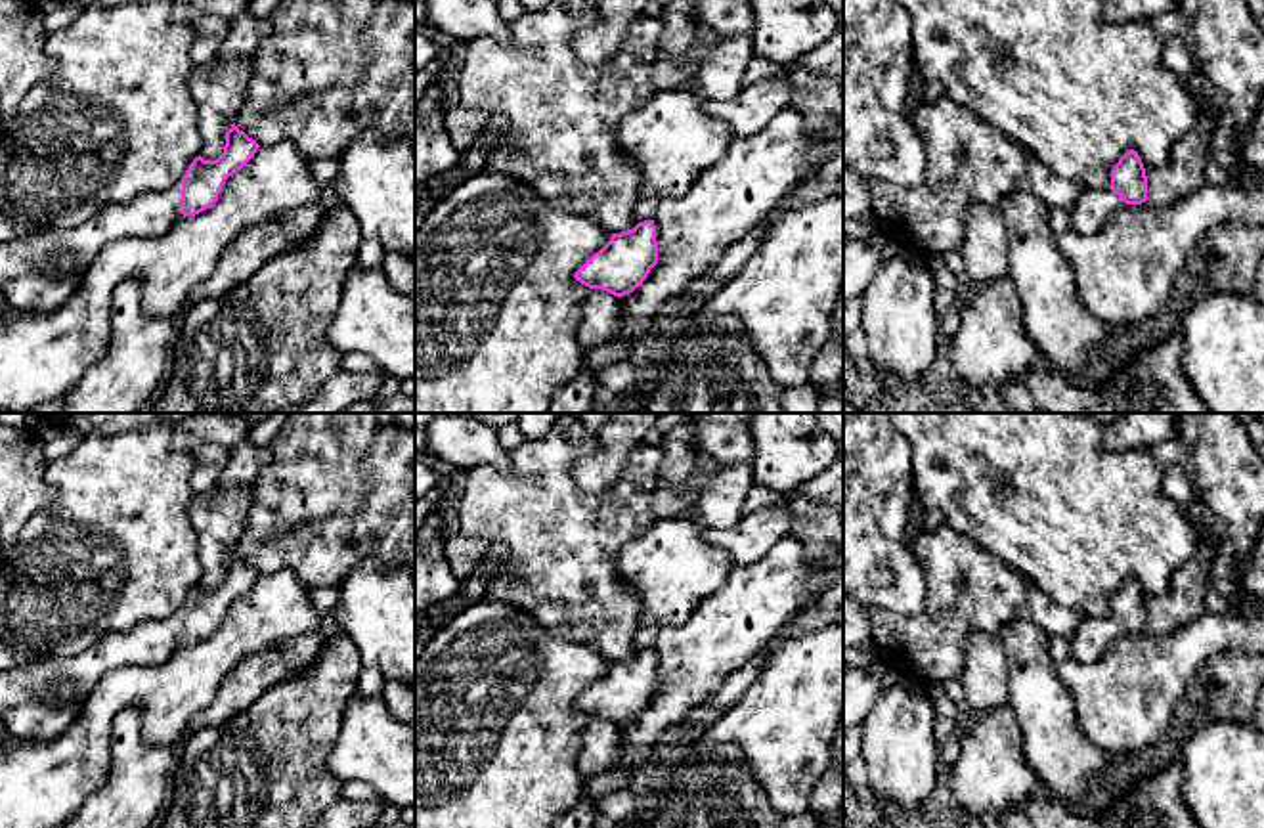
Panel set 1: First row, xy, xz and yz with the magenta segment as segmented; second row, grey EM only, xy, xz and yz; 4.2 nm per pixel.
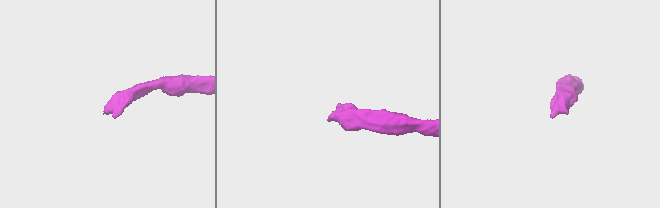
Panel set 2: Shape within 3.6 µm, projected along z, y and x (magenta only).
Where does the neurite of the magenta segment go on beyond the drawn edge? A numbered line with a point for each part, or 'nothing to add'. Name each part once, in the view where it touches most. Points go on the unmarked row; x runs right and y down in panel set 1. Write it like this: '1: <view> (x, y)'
1: xy (39, 700)

